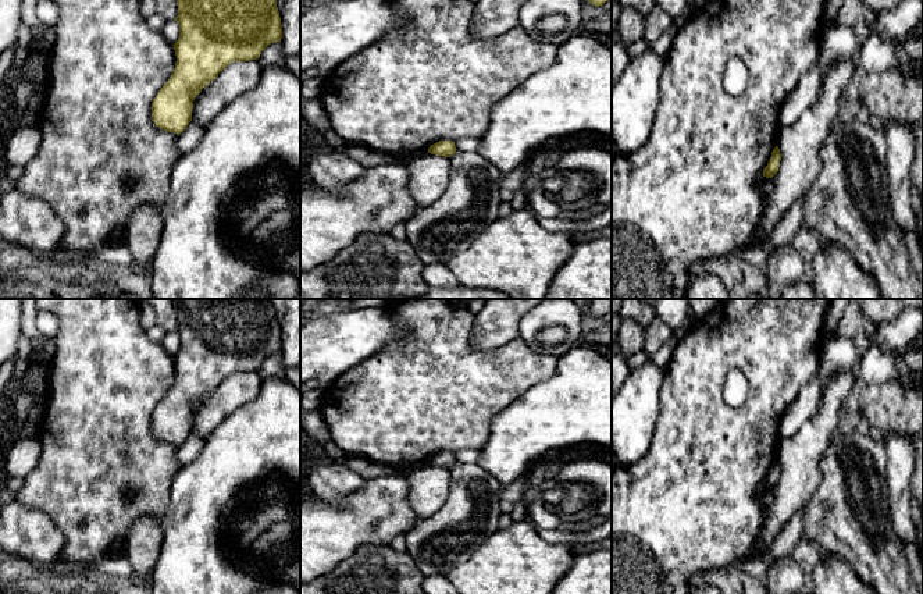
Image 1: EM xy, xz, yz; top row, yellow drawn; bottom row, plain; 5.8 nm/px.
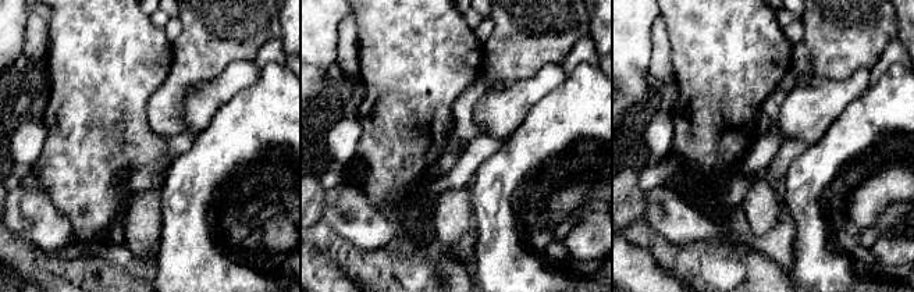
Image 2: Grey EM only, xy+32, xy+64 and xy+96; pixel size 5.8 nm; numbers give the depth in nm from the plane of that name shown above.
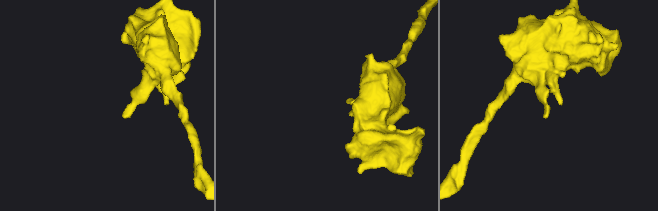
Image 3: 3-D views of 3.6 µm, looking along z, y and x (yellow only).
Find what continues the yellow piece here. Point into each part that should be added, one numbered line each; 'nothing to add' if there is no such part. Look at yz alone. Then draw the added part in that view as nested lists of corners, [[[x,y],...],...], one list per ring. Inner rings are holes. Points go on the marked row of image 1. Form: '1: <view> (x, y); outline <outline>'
nothing to add

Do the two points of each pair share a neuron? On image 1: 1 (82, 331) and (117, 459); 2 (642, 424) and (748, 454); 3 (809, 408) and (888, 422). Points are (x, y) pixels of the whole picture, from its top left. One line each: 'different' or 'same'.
1: same
2: different
3: different

